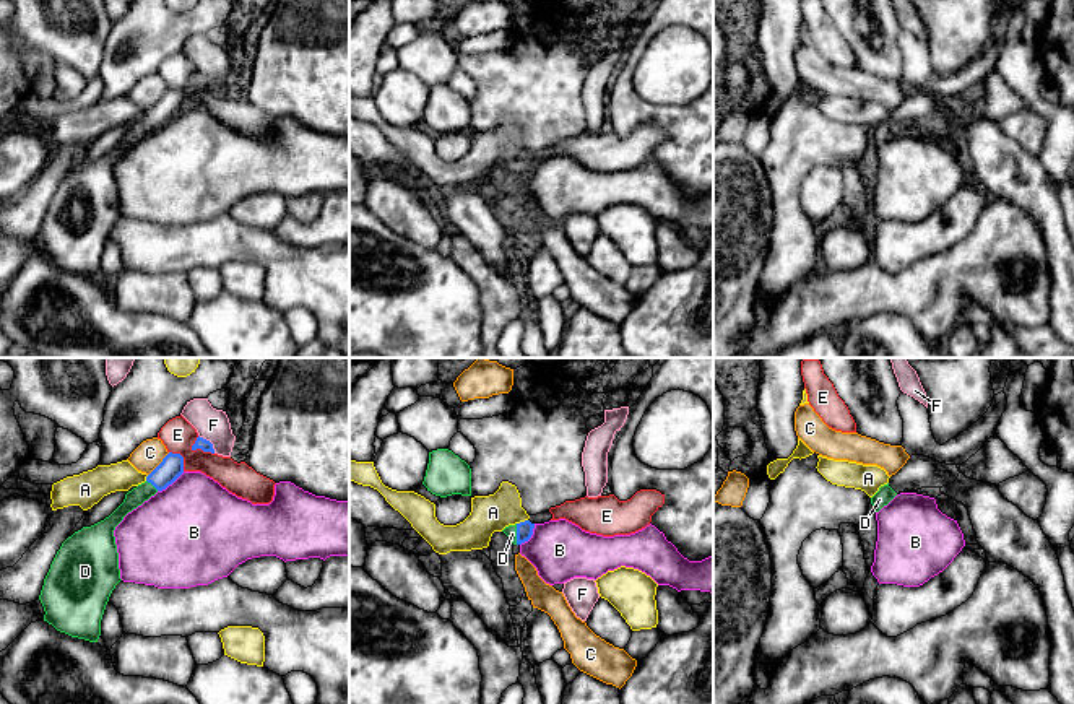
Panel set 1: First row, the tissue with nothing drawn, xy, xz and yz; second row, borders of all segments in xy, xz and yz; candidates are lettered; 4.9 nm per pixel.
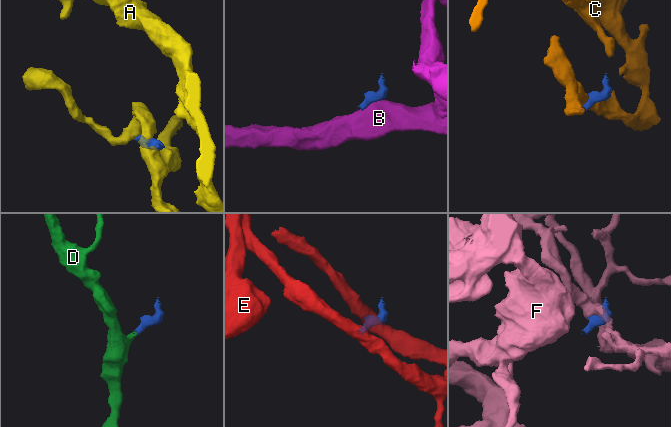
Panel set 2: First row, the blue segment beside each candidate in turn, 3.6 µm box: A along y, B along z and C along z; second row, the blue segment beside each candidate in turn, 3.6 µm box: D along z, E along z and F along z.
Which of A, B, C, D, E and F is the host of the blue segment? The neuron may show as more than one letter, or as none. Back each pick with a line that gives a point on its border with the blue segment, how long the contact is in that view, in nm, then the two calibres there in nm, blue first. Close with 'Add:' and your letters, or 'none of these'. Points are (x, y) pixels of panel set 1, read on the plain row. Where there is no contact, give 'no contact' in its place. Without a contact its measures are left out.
D: xz (517, 169) | 100 nm | 80/60 nm
Add: D

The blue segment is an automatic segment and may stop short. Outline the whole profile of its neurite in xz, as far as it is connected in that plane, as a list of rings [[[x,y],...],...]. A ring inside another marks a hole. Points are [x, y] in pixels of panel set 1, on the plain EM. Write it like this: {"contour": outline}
{"contour": [[[530,156],[509,161],[502,167],[512,176],[513,180],[522,180],[528,177],[533,171],[535,159]]]}

